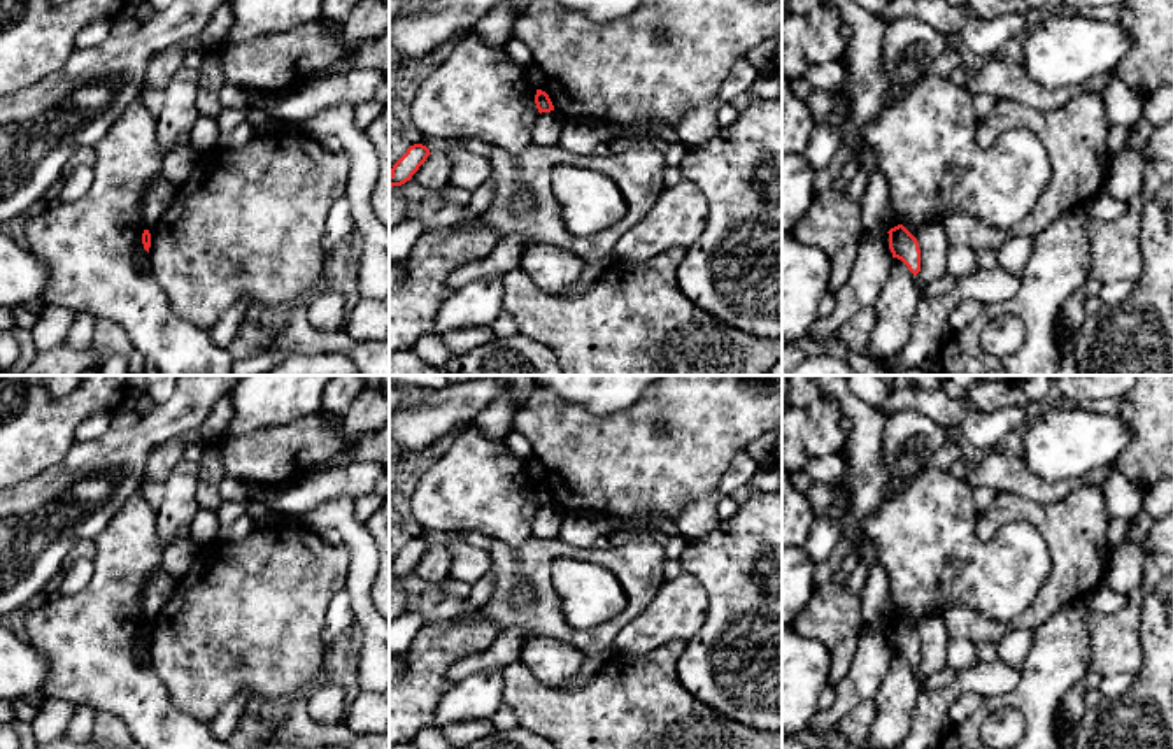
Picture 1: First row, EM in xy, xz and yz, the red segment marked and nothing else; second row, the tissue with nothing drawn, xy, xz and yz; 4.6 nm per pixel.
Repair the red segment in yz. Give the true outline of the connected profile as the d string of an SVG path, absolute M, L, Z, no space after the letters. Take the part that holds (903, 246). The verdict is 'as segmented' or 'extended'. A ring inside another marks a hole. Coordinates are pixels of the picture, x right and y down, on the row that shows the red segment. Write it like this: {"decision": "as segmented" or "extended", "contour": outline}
{"decision": "as segmented", "contour": "M903 225L891 228L887 233L892 258L901 260L908 270L917 275L921 272L921 249L917 239Z"}

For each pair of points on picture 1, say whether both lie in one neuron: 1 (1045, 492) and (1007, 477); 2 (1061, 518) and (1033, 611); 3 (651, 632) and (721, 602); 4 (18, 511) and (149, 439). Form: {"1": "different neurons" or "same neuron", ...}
{"1": "same neuron", "2": "same neuron", "3": "different neurons", "4": "same neuron"}

